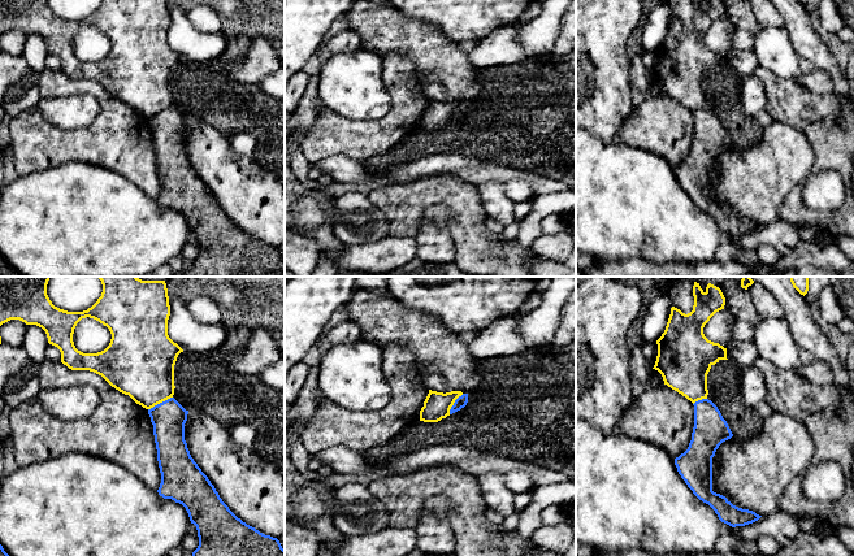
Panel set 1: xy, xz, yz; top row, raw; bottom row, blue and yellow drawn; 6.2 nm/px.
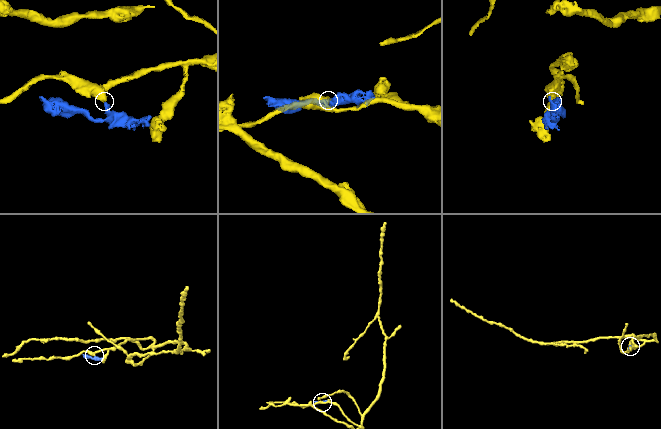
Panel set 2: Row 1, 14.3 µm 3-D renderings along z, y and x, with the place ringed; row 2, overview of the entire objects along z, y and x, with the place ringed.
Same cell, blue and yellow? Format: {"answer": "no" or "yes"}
{"answer": "no"}

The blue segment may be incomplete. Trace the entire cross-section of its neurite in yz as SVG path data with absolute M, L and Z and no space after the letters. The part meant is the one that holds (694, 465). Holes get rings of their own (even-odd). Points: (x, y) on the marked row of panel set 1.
M708 399L694 404L694 427L688 449L675 459L679 474L693 494L708 504L719 520L732 527L745 526L762 516L733 505L712 491L712 457L719 446L733 436L718 407Z

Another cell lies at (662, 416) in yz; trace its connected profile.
M646 383L617 422L617 431L653 443L672 457L688 449L693 427L693 403L664 383Z

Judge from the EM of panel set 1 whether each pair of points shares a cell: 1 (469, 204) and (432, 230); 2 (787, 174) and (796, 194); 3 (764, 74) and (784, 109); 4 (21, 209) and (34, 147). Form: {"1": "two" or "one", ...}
{"1": "two", "2": "two", "3": "one", "4": "two"}

